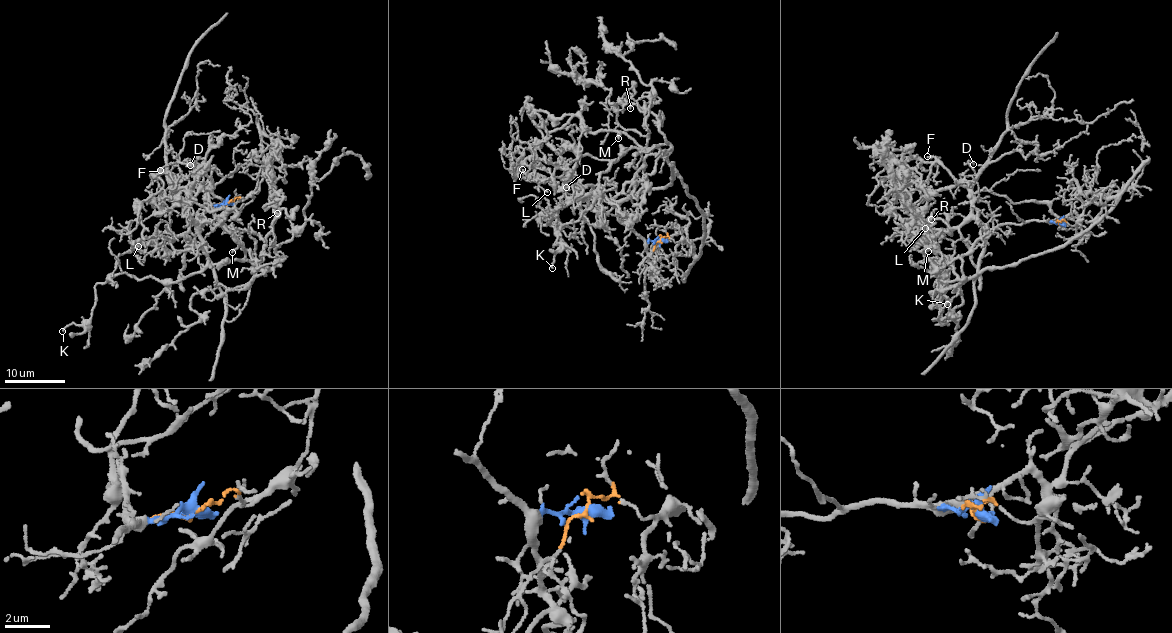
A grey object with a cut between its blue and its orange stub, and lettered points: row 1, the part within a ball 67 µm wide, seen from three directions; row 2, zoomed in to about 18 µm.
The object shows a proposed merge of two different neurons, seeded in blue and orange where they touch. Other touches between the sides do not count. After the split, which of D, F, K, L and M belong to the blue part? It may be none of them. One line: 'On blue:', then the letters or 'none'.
On blue: D, F, L

